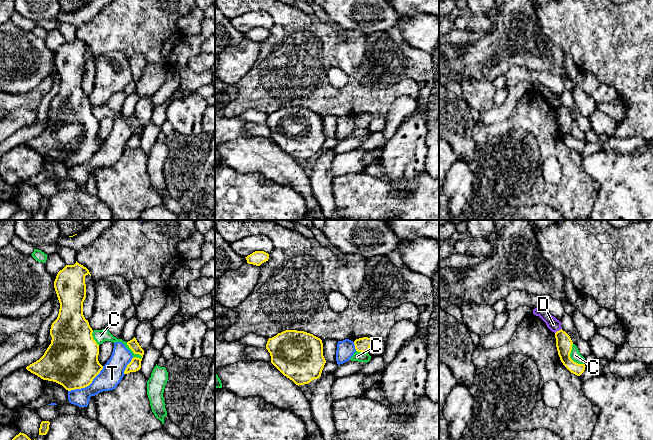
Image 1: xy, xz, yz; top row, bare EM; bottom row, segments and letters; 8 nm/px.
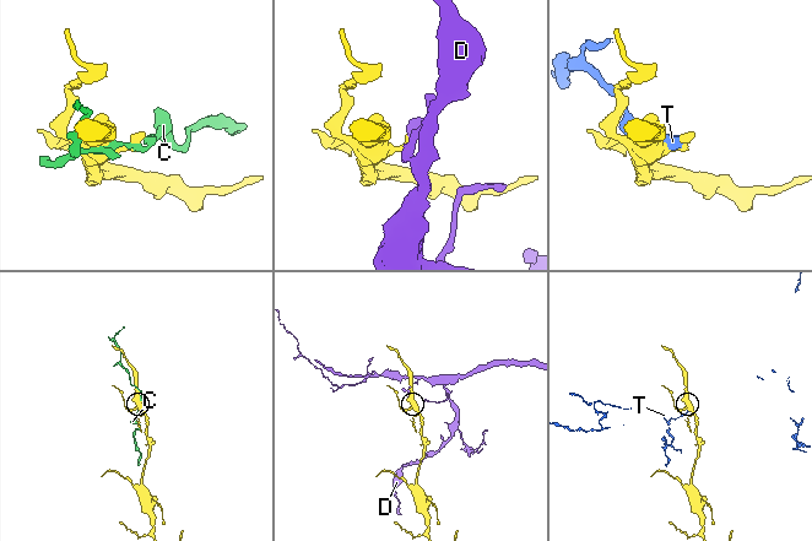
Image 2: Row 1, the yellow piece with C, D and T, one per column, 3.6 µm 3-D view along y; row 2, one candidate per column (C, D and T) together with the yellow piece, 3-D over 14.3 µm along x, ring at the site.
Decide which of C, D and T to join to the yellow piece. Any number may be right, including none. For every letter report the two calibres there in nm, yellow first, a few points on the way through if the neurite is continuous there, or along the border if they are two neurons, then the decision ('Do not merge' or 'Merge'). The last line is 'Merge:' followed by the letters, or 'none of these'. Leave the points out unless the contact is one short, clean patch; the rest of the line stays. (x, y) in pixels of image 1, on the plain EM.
C: Thickness 90 nm (yellow) against 70 nm. Do not merge
D: Thickness 130 nm (yellow) against 100 nm. Boundary: yz (561, 104), (555, 109). Do not merge
T: Thickness 420 nm (yellow) against 180 nm. Do not merge
Merge: none of these

